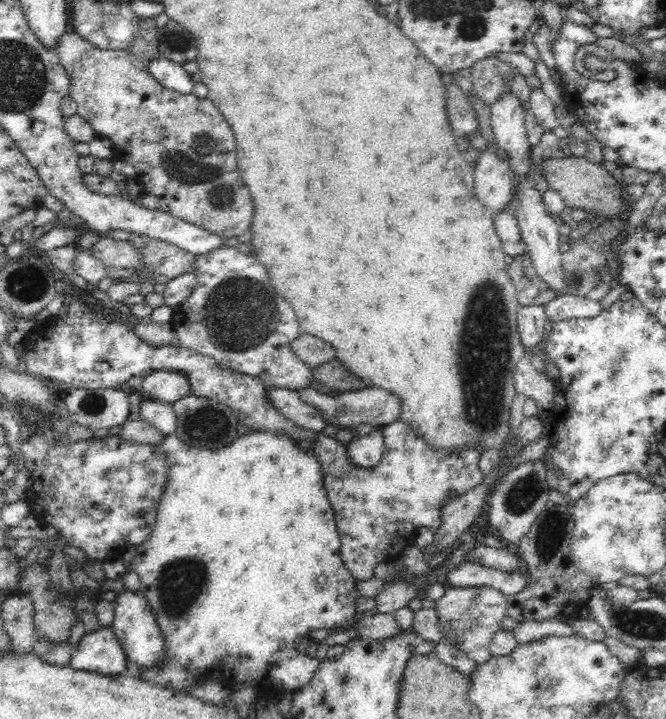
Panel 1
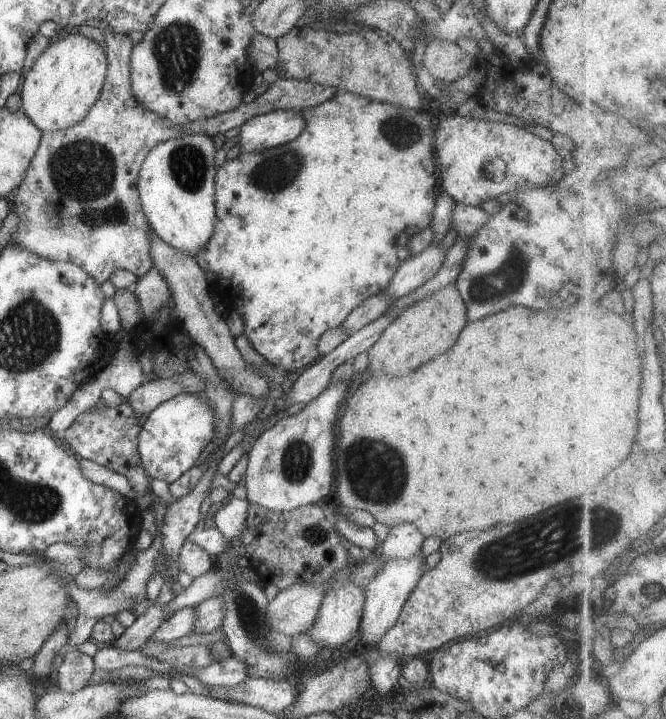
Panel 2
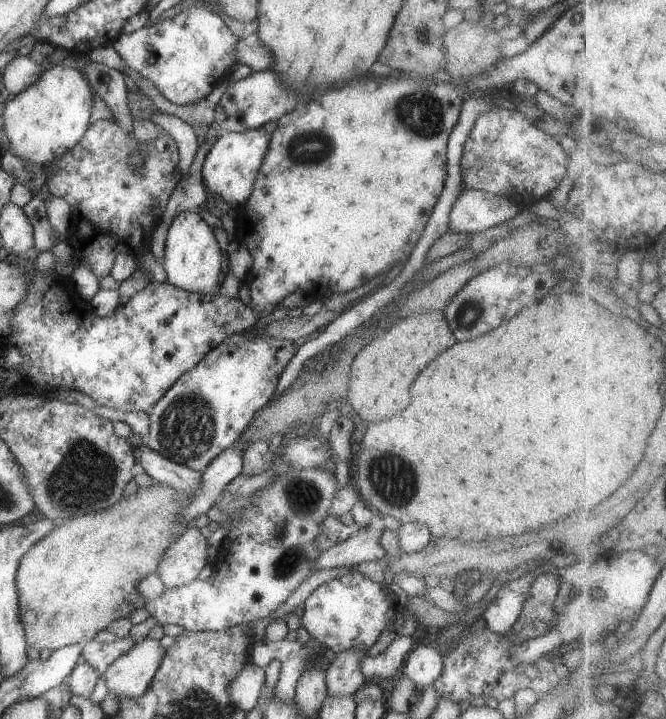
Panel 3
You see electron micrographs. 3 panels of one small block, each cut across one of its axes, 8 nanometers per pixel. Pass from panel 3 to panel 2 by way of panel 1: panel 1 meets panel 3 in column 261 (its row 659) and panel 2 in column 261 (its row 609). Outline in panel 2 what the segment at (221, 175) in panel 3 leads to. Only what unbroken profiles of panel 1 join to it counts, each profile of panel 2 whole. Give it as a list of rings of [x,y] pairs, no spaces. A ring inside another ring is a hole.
[[[280,109],[258,115],[239,126],[236,146],[244,154],[258,154],[298,138],[306,126],[301,111]]]

